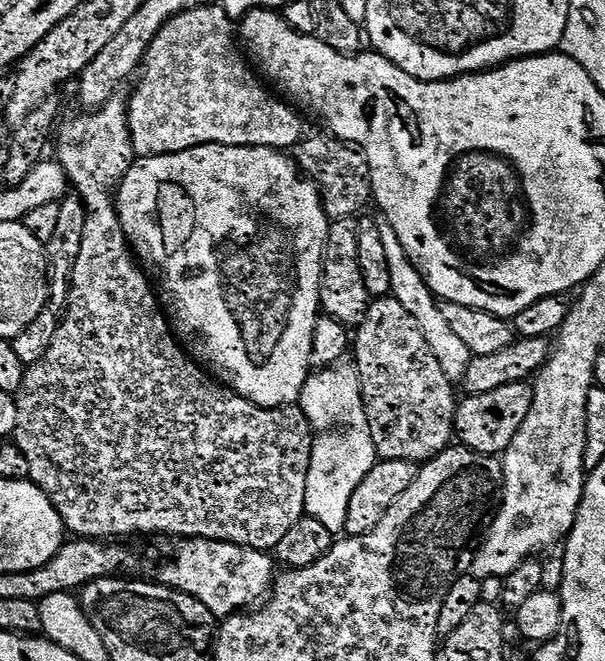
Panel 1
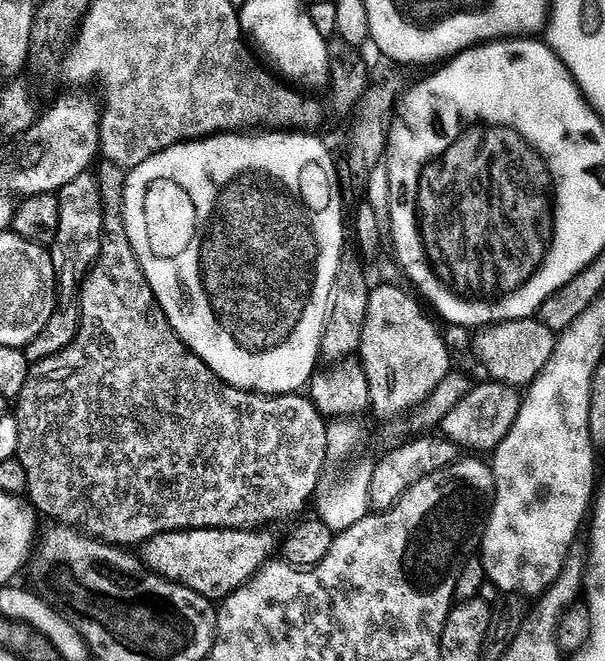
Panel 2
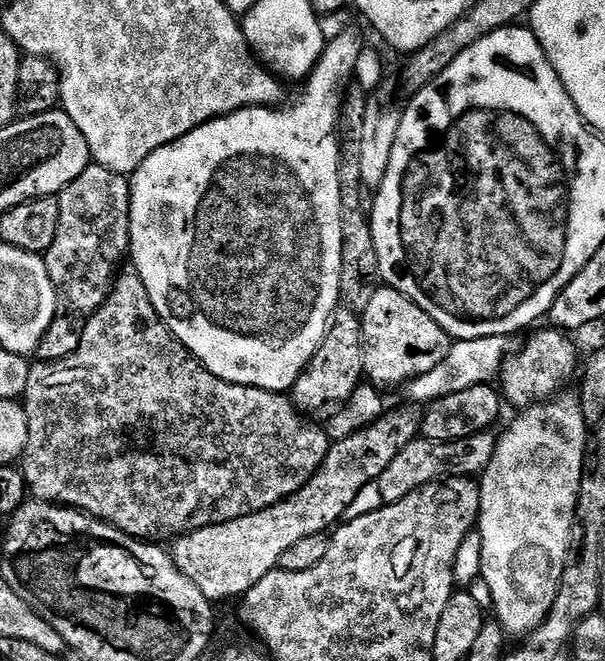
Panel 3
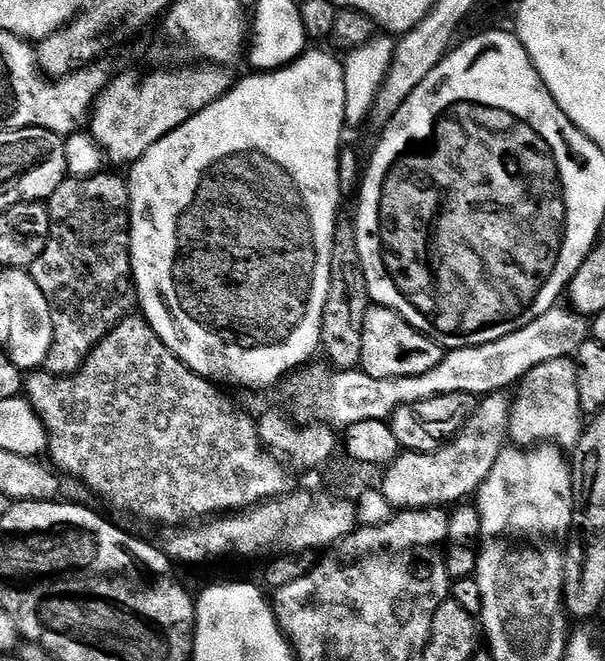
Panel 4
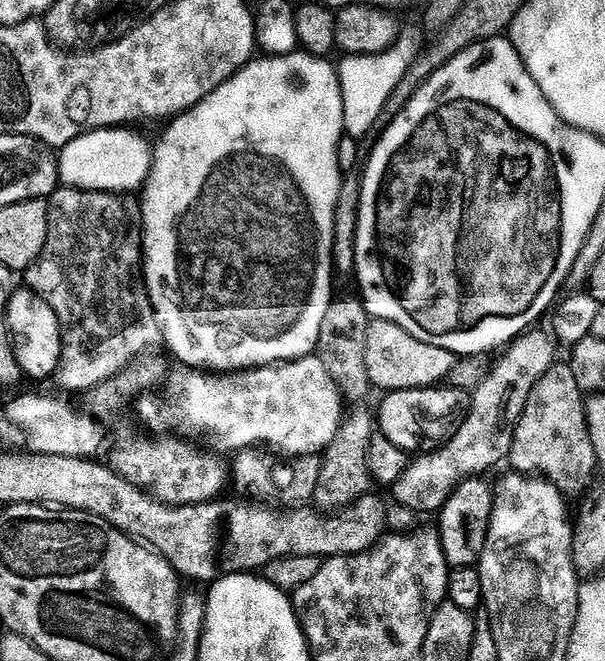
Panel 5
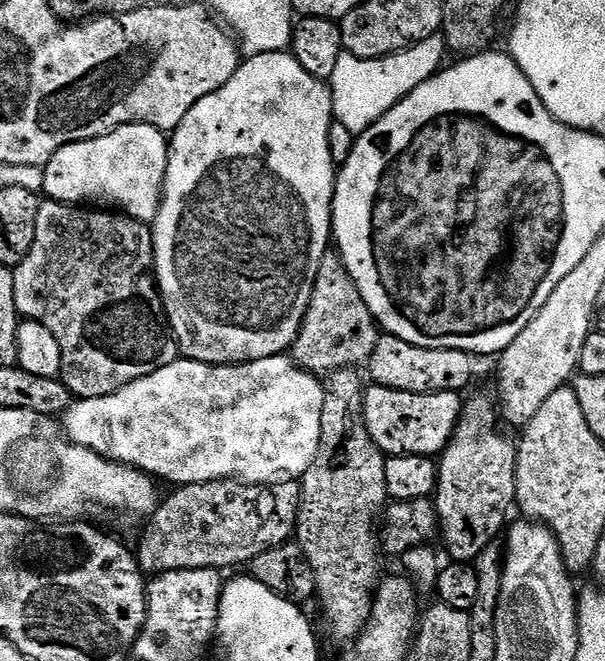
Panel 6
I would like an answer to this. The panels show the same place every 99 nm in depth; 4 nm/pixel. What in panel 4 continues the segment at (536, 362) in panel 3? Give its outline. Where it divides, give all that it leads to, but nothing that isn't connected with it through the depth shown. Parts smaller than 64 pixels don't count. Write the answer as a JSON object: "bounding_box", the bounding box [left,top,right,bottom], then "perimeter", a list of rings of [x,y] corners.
{"bounding_box":[508,359,586,450],"perimeter":[[[575,359],[550,360],[534,366],[519,381],[515,392],[516,400],[514,396],[508,421],[508,435],[513,445],[531,448],[546,443],[555,444],[561,450],[575,449],[586,427],[586,414],[578,398]]]}

